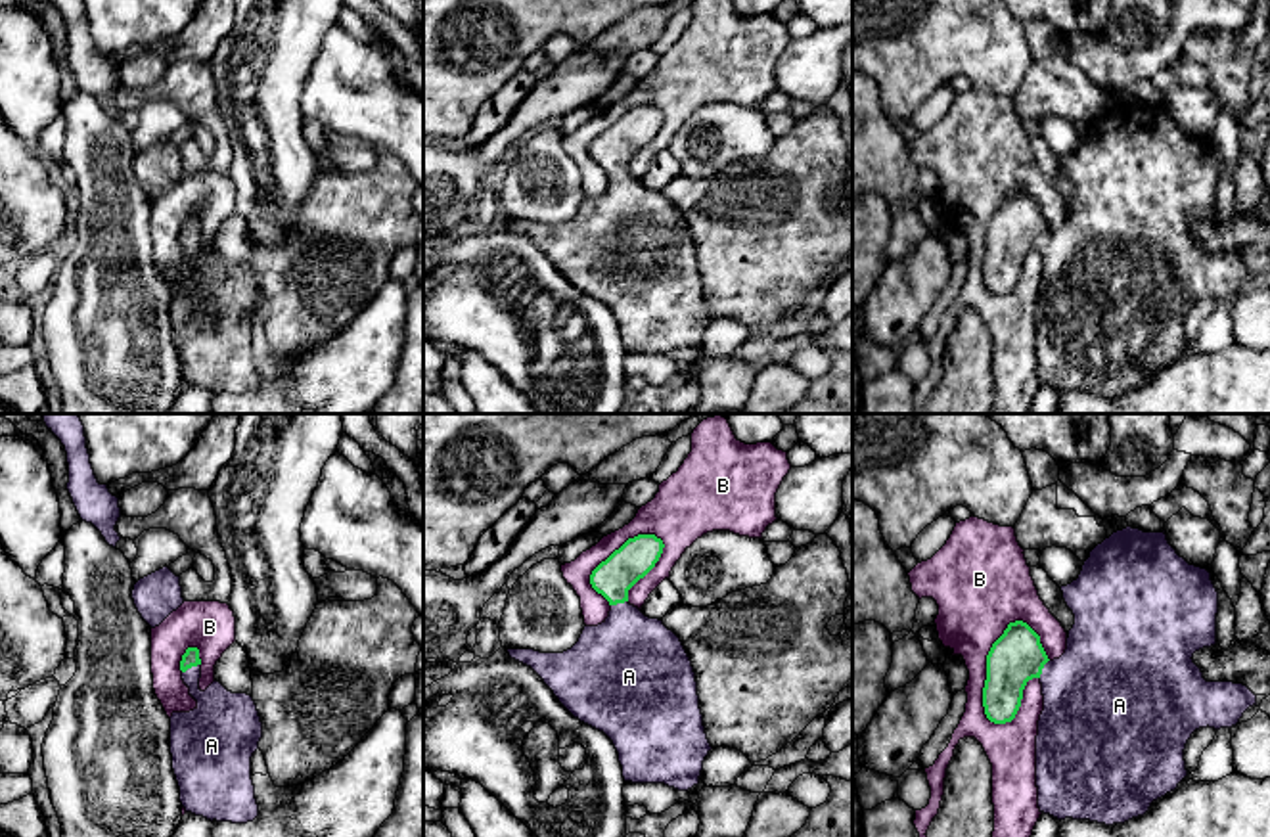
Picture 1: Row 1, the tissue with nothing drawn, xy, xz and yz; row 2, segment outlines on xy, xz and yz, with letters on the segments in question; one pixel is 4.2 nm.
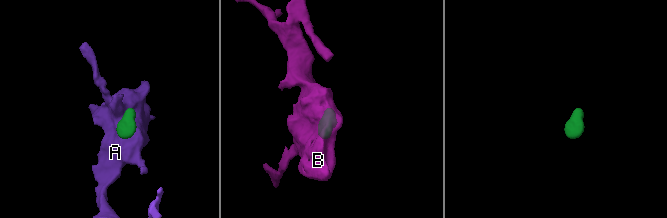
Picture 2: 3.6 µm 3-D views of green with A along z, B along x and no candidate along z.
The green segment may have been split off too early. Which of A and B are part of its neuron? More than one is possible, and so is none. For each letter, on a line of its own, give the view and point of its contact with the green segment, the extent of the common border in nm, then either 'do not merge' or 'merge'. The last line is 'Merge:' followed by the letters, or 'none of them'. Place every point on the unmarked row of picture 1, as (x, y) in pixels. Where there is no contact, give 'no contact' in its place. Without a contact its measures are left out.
A: xy (190, 238) | 90 nm | merge
B: yz (987, 240) | 460 nm | do not merge
Merge: A

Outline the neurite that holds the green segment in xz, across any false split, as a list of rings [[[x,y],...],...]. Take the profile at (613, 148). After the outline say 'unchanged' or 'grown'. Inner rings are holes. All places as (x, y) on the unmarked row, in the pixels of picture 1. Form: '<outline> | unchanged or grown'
[[[638,105],[592,142],[590,155],[609,172],[611,182],[601,195],[584,197],[571,220],[508,224],[531,238],[575,289],[613,312],[624,352],[688,362],[699,354],[703,331],[713,320],[703,297],[695,243],[680,209],[663,192],[649,190],[628,174],[628,161],[655,138],[663,119],[655,105]]] | grown

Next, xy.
[[[188,218],[182,251],[197,278],[170,287],[172,341],[186,383],[216,393],[247,395],[259,387],[251,328],[262,308],[257,276],[220,253],[199,260],[201,230]]] | grown

